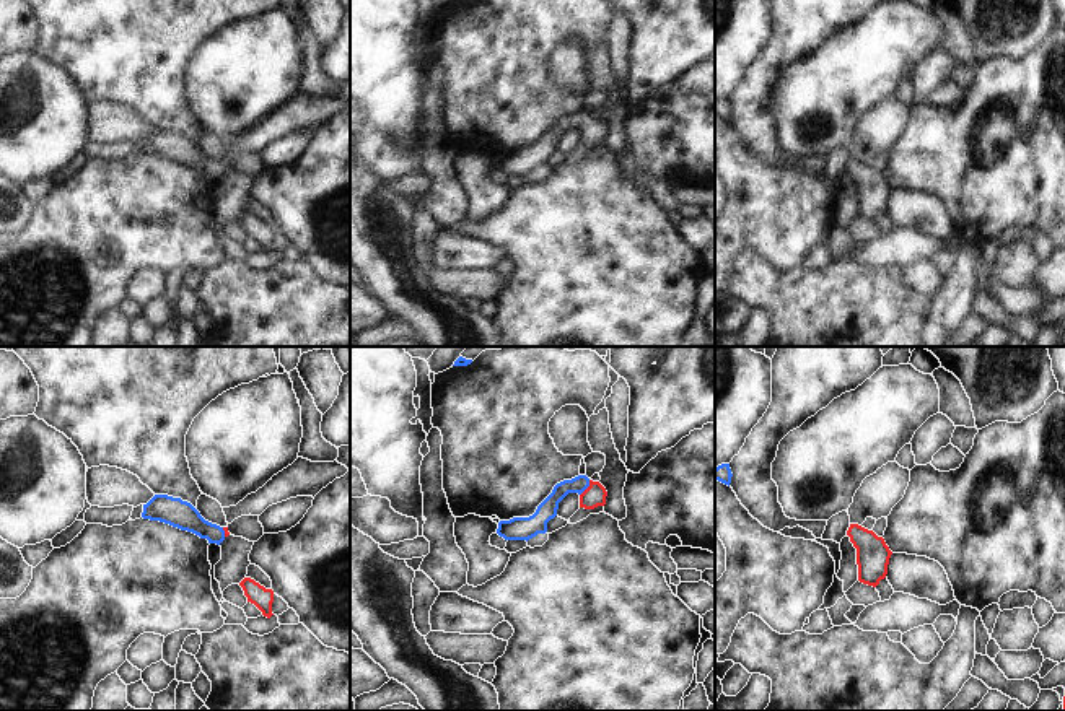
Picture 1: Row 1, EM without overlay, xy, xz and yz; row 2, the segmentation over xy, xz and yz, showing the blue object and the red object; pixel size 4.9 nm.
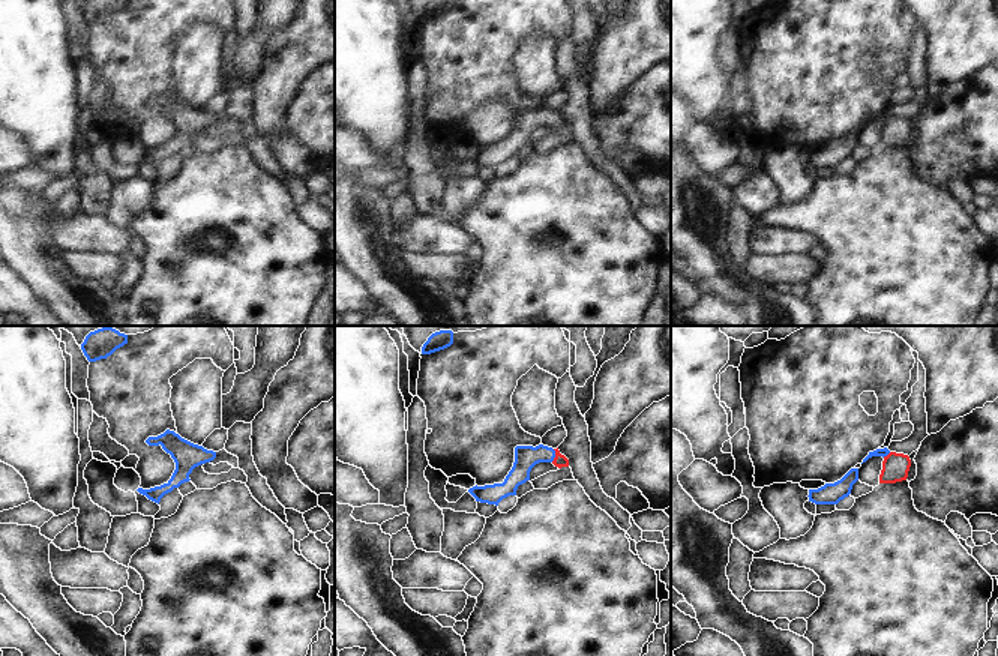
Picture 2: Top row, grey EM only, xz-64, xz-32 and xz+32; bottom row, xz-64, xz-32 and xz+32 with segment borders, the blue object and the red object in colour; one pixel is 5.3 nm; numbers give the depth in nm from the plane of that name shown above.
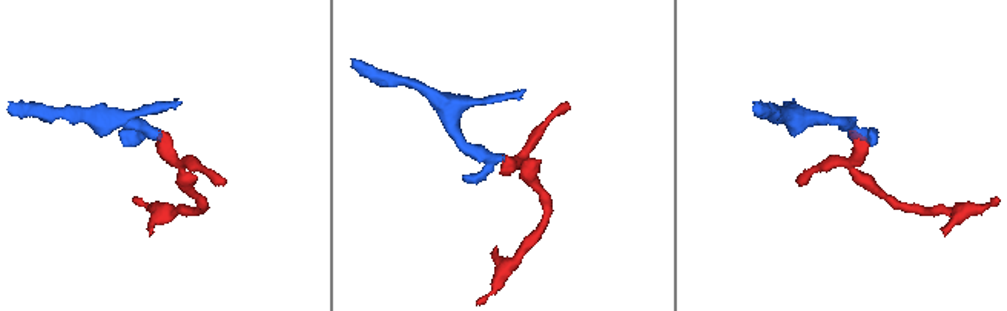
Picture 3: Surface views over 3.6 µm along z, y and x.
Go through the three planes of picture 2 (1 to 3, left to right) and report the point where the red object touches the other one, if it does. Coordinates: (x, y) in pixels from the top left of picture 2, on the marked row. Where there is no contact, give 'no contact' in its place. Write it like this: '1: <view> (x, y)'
1: no contact
2: xz-32 (554, 455)
3: xz+32 (886, 455)

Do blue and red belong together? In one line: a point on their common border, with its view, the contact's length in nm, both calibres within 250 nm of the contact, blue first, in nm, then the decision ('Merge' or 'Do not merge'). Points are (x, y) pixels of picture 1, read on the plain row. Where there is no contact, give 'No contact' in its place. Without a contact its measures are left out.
Touches blue at xz (587, 122). Shared border 90 nm. Thickness 100 nm (blue) against 110 nm. Merge.

